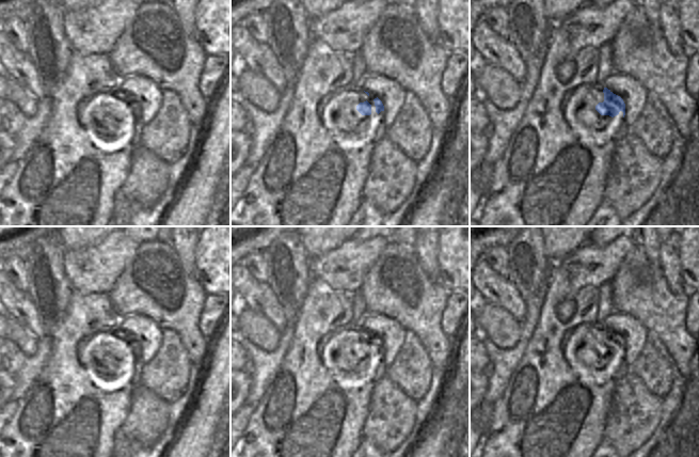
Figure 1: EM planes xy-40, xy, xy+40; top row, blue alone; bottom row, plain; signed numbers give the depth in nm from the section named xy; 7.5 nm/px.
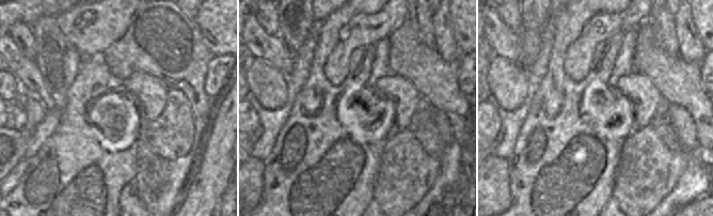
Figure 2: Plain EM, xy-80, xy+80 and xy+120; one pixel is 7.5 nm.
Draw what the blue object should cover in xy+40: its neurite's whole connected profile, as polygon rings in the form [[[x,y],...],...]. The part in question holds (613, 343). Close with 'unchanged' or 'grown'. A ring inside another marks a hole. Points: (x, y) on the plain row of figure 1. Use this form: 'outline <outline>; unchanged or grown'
outline [[[604,327],[603,332],[604,332],[604,341],[599,342],[595,345],[595,349],[601,354],[609,354],[611,357],[618,354],[619,351],[622,350],[623,357],[624,357],[624,354],[625,354],[625,343],[624,343],[623,338],[620,335],[614,333],[607,327]]]; unchanged

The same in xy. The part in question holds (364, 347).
outline [[[365,331],[368,336],[367,340],[364,342],[360,342],[356,345],[356,349],[362,354],[370,354],[371,353],[371,345],[376,345],[376,351],[379,353],[381,350],[384,350],[384,345],[382,341],[377,335],[370,335],[368,331]]]; grown

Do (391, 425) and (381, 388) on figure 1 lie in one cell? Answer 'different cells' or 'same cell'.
same cell

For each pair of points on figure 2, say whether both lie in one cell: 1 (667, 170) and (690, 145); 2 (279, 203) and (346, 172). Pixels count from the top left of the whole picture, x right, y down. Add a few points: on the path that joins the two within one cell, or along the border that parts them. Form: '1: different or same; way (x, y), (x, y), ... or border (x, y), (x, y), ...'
1: different; border (682, 149), (687, 154)
2: same; way (296, 203), (329, 172)

